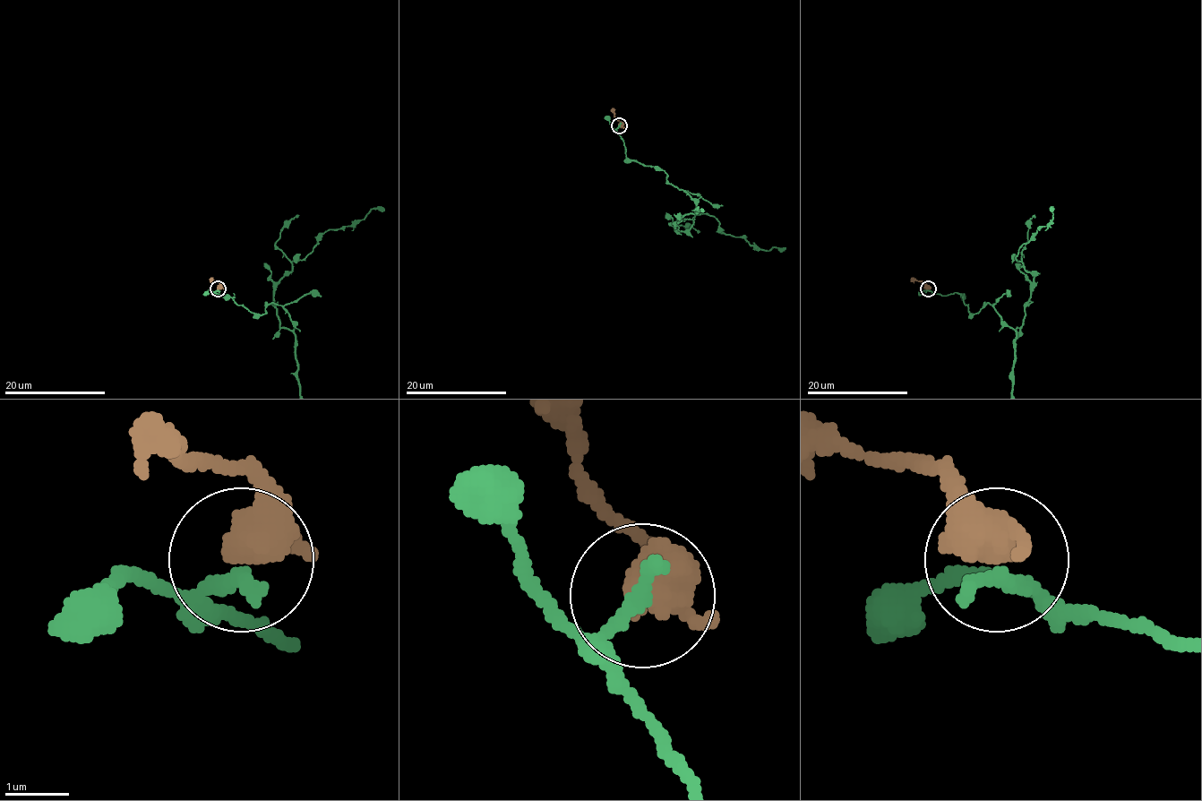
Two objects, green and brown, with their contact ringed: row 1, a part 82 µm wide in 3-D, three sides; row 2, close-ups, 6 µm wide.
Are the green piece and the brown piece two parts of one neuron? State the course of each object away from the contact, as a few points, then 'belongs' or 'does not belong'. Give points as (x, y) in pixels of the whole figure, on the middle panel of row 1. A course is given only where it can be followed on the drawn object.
brown via (620, 126), (621, 122), (614, 116), (613, 108) | does not belong

